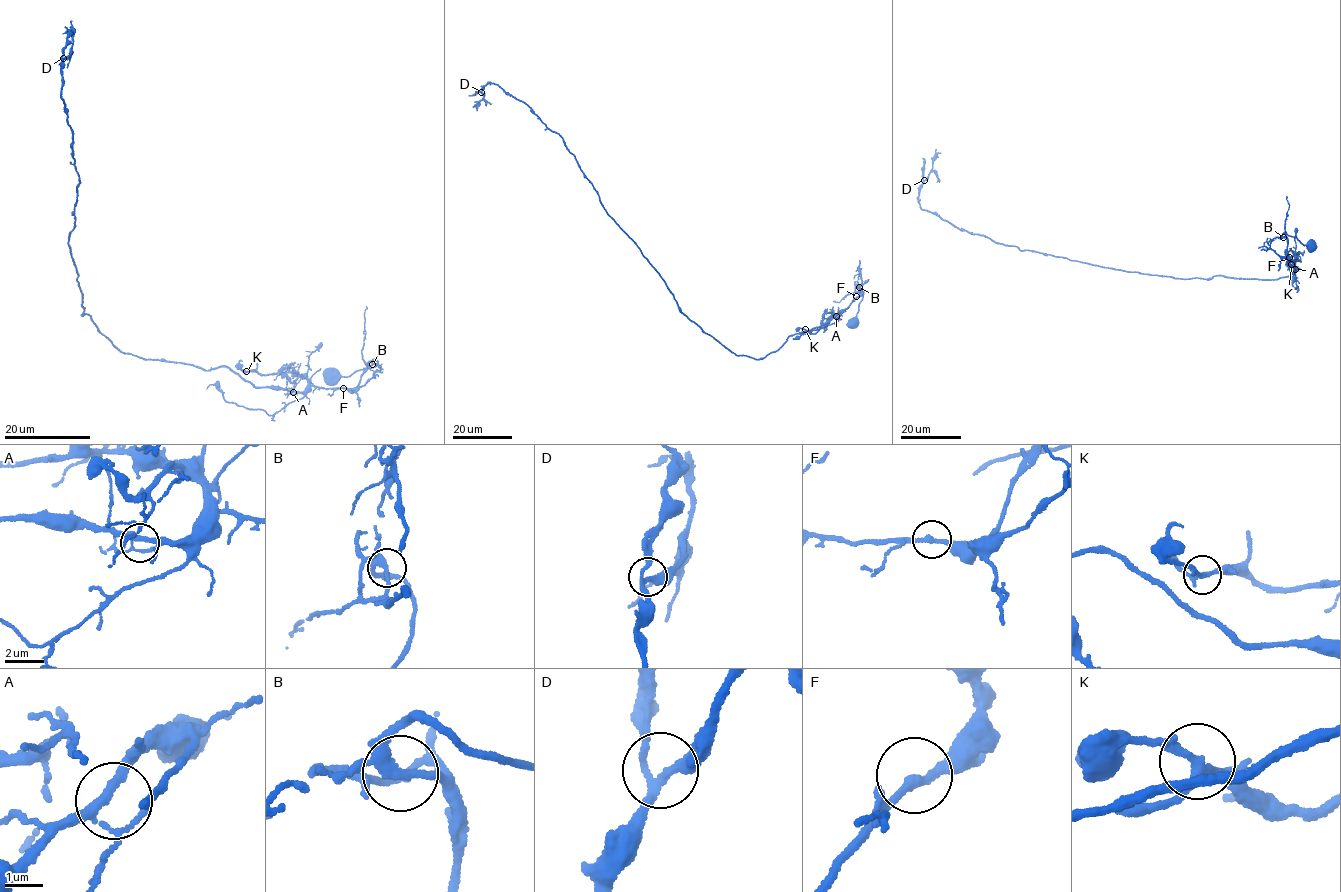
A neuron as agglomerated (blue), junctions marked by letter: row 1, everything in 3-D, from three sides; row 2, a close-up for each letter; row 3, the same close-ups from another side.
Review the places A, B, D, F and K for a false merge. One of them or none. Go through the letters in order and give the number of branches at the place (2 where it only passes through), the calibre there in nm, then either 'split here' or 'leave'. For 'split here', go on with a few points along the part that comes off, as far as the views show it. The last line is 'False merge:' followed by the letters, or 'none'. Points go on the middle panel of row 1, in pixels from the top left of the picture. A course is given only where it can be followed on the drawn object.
A: 3 | 220 nm | leave
B: 3 | 240 nm | leave
D: 3 | 200 nm | leave
F: 2 | 240 nm | leave
K: 3 | 200 nm | leave
False merge: none

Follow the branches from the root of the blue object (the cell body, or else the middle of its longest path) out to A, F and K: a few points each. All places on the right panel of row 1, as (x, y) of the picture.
A: (1310, 246), (1282, 234), (1286, 238), (1287, 257), (1293, 261), (1295, 269)
F: (1310, 246), (1284, 232), (1289, 257)
K: (1310, 246), (1284, 232), (1287, 257), (1294, 261), (1296, 255), (1300, 261), (1291, 264)

